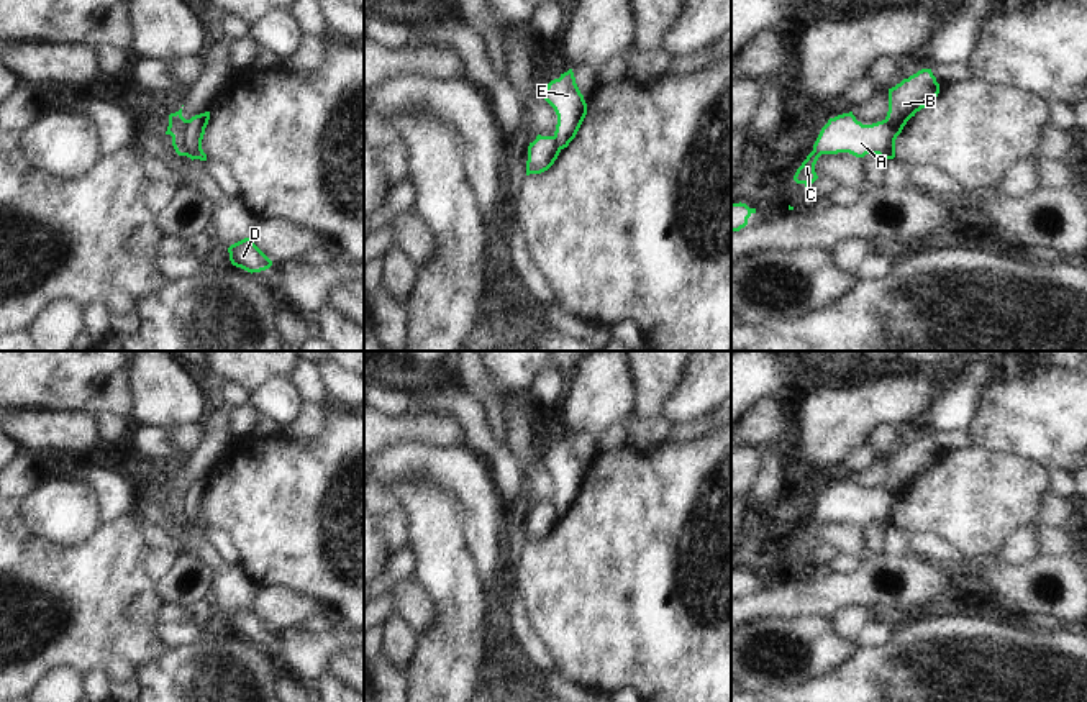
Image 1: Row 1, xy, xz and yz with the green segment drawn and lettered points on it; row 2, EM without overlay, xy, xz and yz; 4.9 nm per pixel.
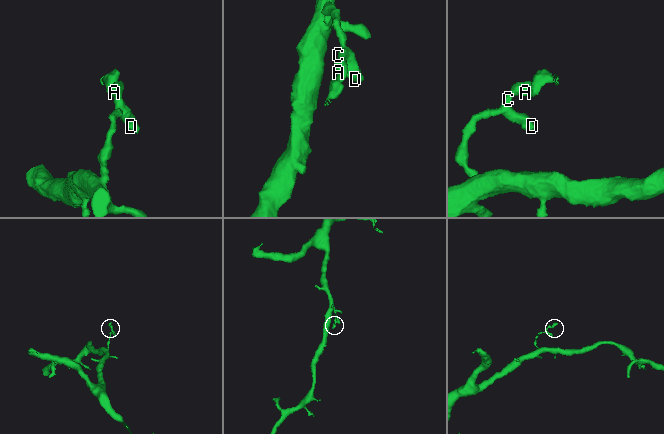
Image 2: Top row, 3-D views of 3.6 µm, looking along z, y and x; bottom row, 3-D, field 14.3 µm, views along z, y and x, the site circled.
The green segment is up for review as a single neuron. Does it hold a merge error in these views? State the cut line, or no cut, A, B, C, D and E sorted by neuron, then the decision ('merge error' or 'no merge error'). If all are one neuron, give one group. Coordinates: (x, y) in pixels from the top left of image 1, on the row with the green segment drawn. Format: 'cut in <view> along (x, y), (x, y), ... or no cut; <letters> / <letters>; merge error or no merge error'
cut in yz along (884, 120), (891, 130), (887, 158); A C D E / B; merge error

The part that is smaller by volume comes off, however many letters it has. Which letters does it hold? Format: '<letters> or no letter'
B

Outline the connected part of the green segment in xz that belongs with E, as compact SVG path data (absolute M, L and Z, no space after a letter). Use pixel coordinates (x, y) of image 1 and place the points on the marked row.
M572 69L548 84L544 100L557 115L554 136L559 148L564 149L575 138L587 115L587 103L575 84Z

